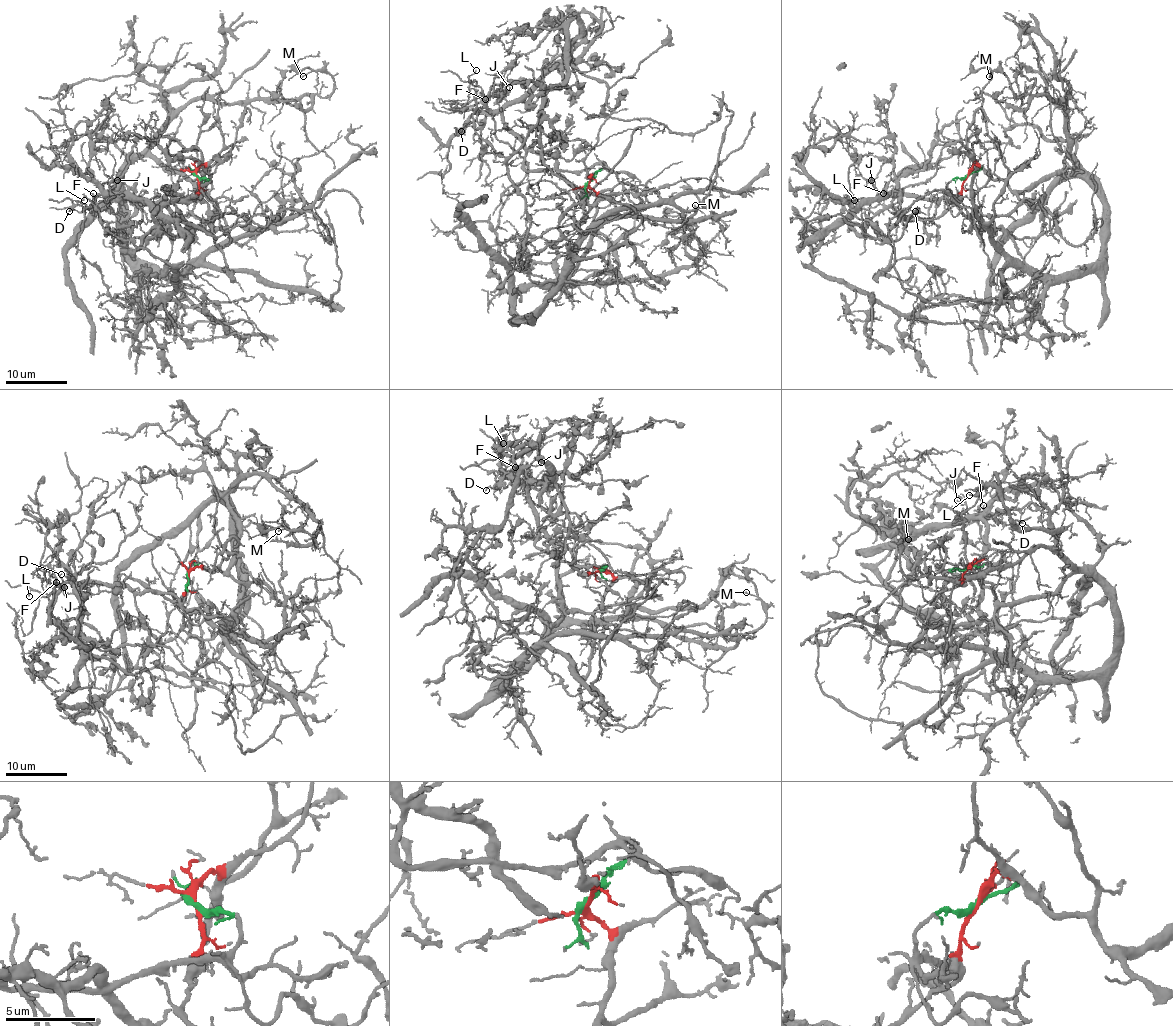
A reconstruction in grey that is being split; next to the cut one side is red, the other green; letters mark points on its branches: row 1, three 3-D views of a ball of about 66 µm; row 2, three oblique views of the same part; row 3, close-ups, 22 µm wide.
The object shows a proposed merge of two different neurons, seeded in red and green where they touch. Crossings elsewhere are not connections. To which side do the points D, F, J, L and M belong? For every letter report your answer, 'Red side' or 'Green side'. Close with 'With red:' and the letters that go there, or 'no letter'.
D: Green side
F: Green side
J: Green side
L: Green side
M: Red side
With red: M

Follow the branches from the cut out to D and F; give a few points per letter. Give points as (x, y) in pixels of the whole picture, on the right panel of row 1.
D: (967, 176), (955, 178), (946, 188), (955, 197), (955, 202), (897, 194), (886, 207), (892, 213), (915, 211)
F: (967, 176), (955, 178), (946, 188), (955, 197), (955, 202), (897, 194), (888, 205), (883, 203), (883, 193)

